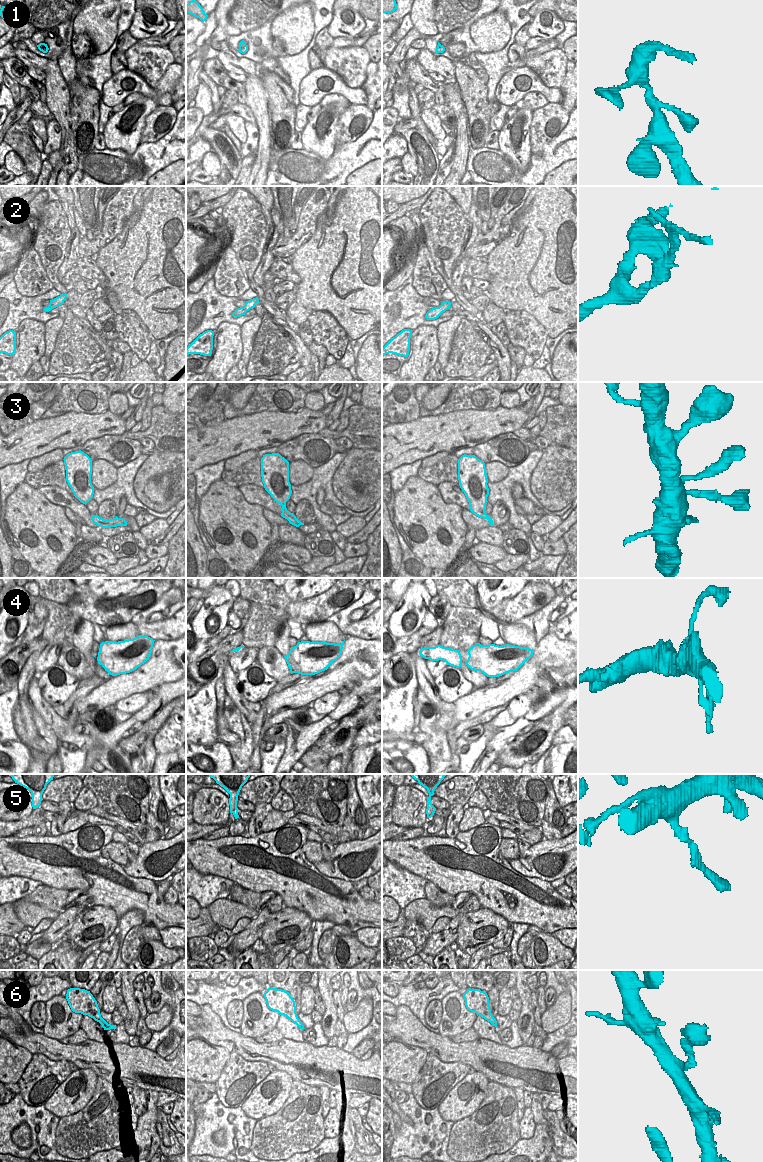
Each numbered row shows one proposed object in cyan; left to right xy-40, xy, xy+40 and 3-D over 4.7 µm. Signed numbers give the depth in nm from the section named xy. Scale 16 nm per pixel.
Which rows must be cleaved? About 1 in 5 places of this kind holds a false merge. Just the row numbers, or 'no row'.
5

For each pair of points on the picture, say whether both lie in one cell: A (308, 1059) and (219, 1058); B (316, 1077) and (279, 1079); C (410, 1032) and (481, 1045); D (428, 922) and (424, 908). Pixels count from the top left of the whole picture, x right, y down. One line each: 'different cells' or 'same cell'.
A: different cells
B: different cells
C: same cell
D: same cell

